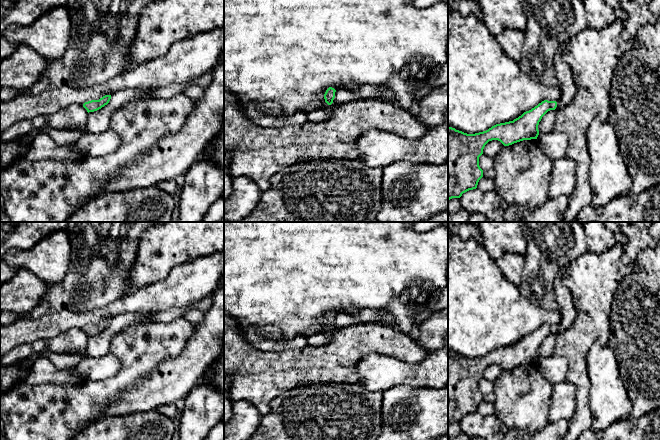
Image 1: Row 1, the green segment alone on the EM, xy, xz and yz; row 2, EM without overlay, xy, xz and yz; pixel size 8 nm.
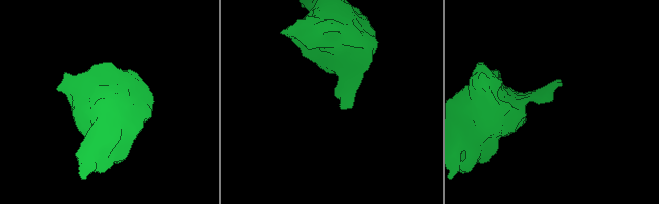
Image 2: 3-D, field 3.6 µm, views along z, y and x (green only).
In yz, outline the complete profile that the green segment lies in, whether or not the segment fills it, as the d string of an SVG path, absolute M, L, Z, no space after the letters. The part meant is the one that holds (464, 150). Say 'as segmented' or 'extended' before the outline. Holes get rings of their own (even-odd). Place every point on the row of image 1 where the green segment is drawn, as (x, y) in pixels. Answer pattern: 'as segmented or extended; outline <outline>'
extended; outline M565 43L554 56L555 74L561 89L557 102L544 100L513 121L496 124L475 134L467 134L448 126L448 201L477 188L483 177L479 157L489 141L498 140L504 146L509 146L523 140L537 139L542 117L548 111L567 106L572 101L577 89L571 68L562 57L564 47Z

